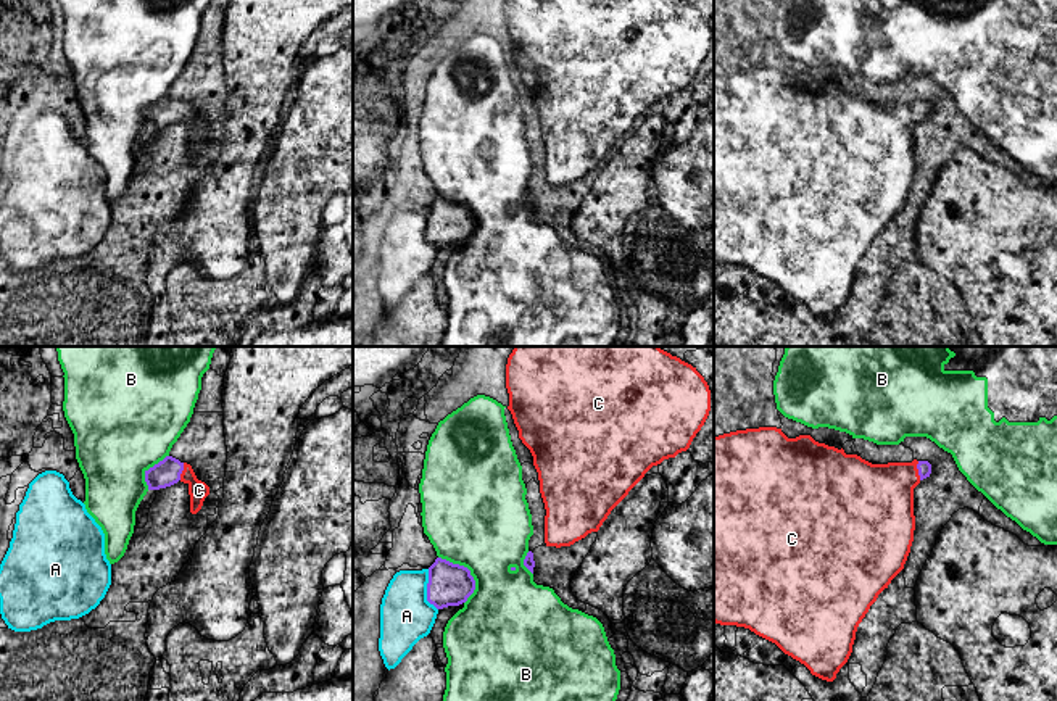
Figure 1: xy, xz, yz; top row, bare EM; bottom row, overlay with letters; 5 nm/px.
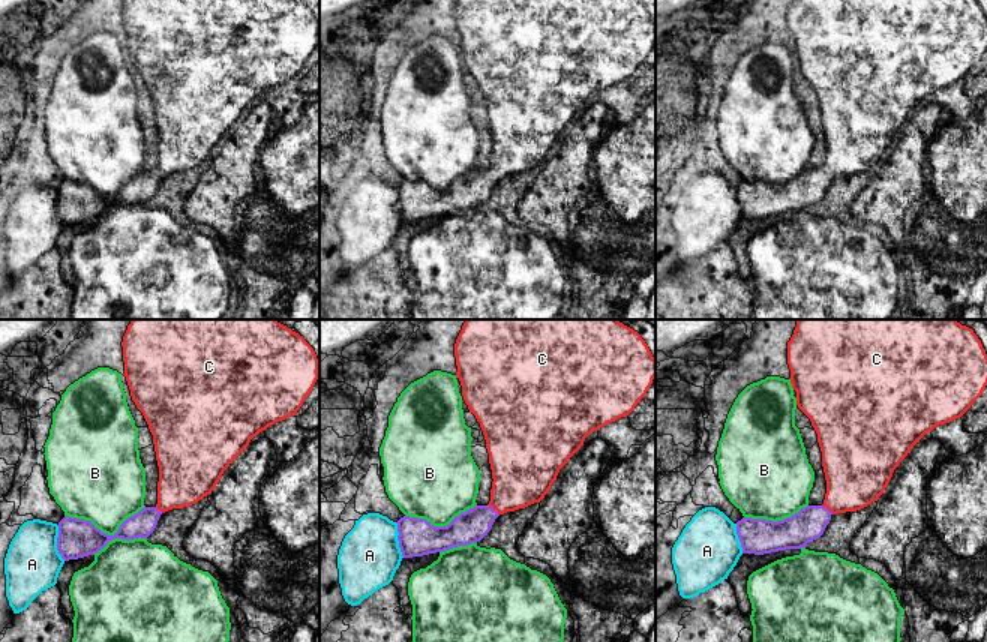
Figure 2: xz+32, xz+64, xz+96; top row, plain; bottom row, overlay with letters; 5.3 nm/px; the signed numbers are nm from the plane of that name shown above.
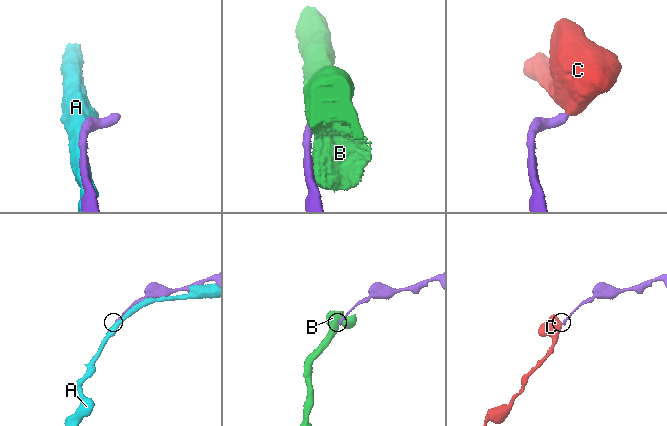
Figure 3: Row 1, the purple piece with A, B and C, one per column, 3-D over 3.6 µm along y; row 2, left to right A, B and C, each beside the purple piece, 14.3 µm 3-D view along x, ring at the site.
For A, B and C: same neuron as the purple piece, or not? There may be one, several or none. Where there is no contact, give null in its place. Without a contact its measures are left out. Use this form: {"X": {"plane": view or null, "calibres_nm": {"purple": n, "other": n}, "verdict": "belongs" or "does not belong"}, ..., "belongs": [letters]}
{"A": {"plane": "xz", "calibres_nm": {"purple": 220, "other": 260}, "verdict": "does not belong"}, "B": {"plane": "xz", "calibres_nm": {"purple": 220, "other": 460}, "verdict": "does not belong"}, "C": {"plane": "yz", "calibres_nm": {"purple": 70, "other": 360}, "verdict": "belongs"}, "belongs": ["C"]}

